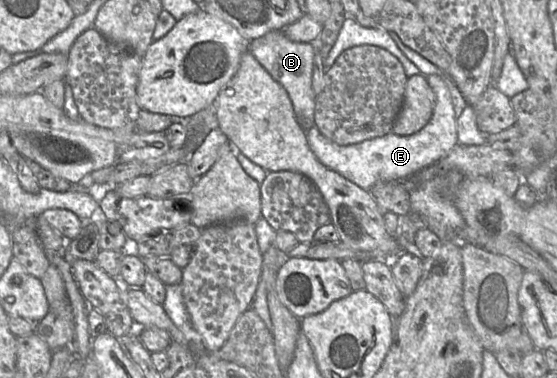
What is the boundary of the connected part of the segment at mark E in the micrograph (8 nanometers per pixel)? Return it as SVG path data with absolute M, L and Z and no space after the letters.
M431 80L435 106L429 122L410 136L389 134L361 143L340 146L324 137L316 126L306 131L307 143L317 160L365 191L379 182L407 181L443 158L457 143L457 120L450 92L443 80Z

